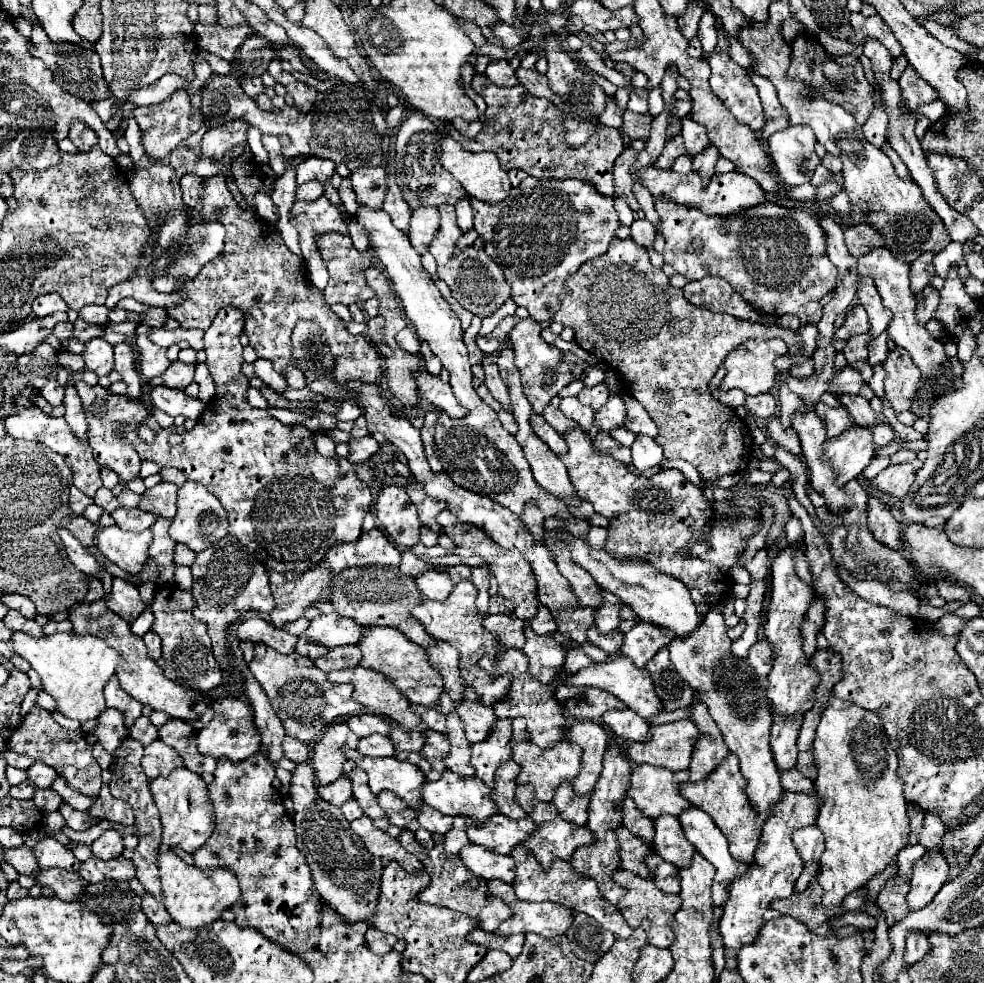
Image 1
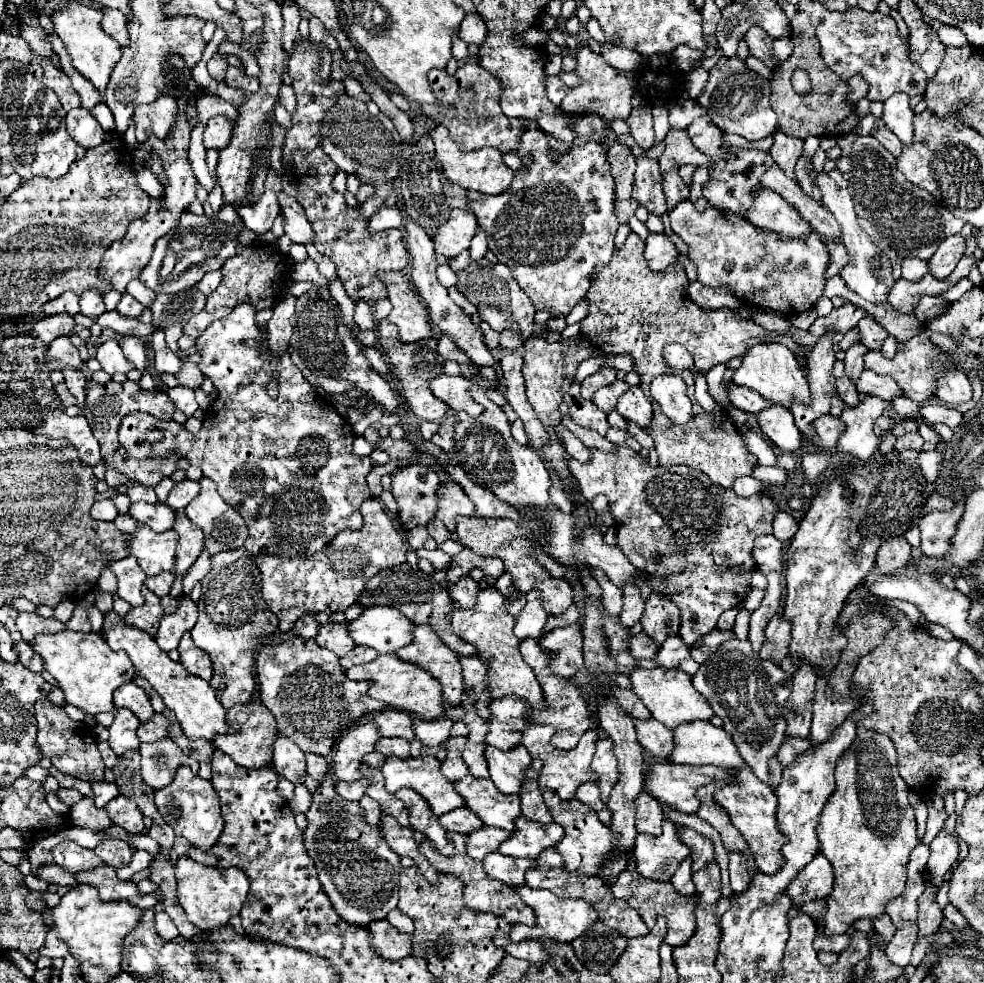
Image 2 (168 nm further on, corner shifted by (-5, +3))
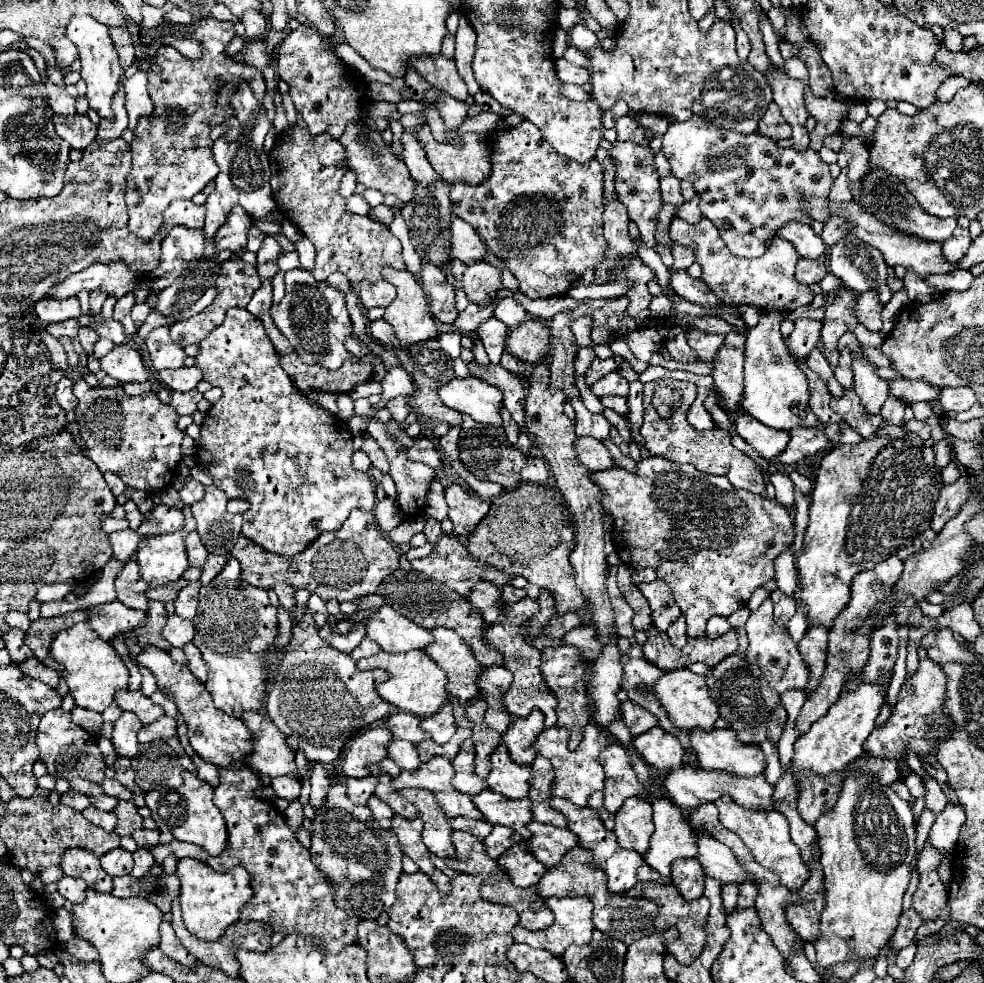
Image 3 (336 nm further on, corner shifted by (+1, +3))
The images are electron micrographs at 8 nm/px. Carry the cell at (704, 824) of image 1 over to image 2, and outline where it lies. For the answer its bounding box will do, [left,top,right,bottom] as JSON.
[730,851,750,891]

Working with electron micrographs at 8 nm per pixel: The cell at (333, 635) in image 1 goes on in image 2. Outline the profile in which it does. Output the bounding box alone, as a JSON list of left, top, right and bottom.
[346,607,412,653]

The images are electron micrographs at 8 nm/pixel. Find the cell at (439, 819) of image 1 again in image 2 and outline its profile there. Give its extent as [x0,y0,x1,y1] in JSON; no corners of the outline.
[438,807,484,833]

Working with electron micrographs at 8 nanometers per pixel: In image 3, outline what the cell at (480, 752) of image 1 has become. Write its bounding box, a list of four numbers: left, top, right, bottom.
[488,743,530,799]

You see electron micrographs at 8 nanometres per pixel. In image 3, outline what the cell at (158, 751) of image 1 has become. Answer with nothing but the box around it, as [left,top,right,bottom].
[132,737,196,793]

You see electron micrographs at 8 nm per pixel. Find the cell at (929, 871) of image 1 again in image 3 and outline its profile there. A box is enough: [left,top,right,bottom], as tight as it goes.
[928,801,964,851]

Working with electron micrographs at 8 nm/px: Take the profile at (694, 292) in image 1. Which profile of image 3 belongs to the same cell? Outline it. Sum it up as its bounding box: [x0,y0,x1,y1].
[794,357,840,425]

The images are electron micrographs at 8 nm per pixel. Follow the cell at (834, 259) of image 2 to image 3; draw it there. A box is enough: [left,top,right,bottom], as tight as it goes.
[796,259,826,285]

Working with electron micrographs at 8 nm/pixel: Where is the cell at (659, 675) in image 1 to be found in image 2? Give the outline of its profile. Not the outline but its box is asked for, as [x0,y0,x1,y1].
[654,635,690,669]

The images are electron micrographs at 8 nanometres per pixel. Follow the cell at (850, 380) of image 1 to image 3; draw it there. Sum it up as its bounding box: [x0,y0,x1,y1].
[890,379,940,403]

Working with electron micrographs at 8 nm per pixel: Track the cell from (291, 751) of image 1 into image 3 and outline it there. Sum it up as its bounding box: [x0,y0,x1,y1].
[310,763,330,809]

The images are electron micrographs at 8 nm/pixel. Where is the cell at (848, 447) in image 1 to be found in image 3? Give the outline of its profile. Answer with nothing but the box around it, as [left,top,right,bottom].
[852,349,888,413]

